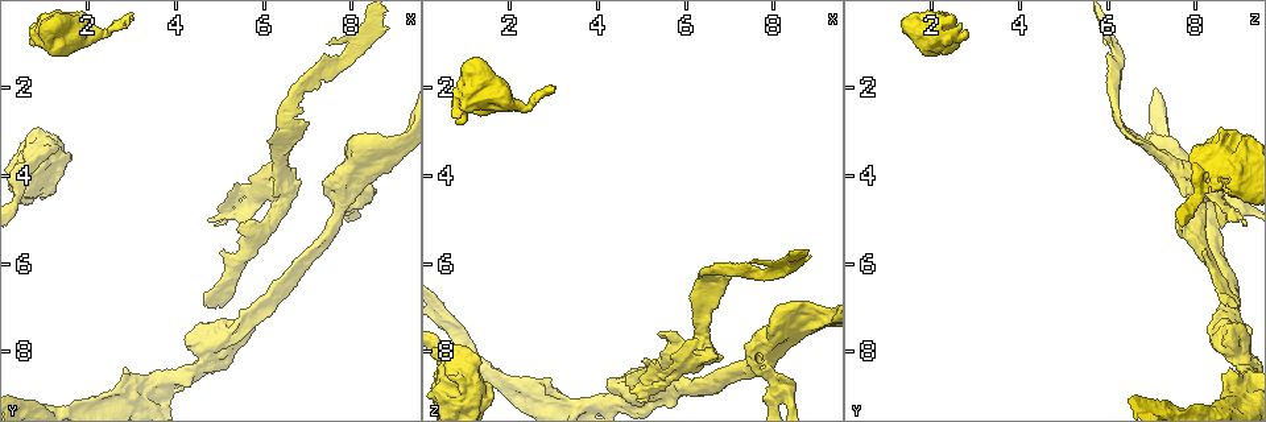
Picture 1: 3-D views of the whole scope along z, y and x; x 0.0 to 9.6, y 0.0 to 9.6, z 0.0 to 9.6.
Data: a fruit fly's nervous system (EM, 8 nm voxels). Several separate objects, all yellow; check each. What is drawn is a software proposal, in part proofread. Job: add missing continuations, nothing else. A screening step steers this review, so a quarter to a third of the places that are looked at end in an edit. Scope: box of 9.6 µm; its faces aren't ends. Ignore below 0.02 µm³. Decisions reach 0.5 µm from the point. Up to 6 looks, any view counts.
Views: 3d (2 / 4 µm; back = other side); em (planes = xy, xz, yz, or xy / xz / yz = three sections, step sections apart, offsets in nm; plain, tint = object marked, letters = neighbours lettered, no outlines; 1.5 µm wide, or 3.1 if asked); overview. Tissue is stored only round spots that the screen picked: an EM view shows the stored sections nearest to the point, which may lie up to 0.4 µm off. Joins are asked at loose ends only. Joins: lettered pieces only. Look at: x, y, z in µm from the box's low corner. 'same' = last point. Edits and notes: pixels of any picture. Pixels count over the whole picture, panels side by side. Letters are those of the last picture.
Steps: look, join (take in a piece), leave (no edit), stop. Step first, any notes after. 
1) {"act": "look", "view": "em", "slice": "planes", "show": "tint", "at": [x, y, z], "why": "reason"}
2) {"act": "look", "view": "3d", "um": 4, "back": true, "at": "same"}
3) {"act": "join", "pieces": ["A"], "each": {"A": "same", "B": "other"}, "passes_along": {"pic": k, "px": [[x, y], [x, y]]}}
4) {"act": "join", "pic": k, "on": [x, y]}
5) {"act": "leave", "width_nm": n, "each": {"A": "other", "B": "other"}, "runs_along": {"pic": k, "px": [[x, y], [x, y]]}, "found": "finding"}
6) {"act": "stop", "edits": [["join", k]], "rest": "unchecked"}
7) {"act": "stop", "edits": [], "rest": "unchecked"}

{"act": "look", "view": "em", "slice": "planes", "show": "letters", "at": [0.60, 3.10, 8.55], "why": "branch stops here"}

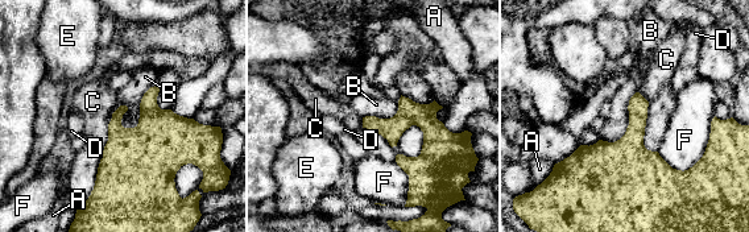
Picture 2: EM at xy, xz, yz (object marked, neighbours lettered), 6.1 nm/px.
{"act": "leave", "longest_contact_nm": ["F", 420], "each": {"A": "other", "B": "other", "C": "other", "D": "other", "E": "other", "F": "other"}, "found": "none of them fits"}

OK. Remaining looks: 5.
{"act": "look", "view": "em", "slice": "planes", "show": "letters", "at": [5.35, 5.25, 7.65], "why": "free end"}

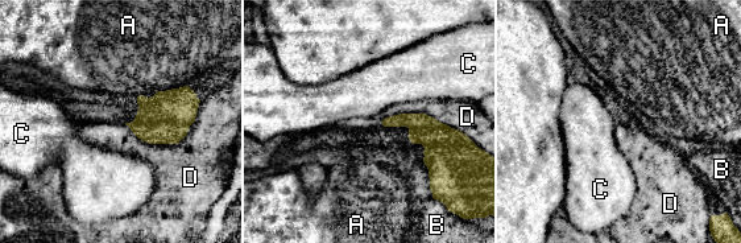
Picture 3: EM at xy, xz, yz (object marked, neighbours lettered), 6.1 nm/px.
{"act": "leave", "longest_contact_nm": ["D", 500], "each": {"A": "other", "B": "other", "C": "other", "D": "other"}, "border": {"pic": 3, "px": [[201, 101], [177, 143], [124, 124]]}, "found": "none of them fits"}

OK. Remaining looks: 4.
{"act": "look", "view": "em", "slice": "planes", "show": "letters", "at": [0.95, 0.65, 2.85], "why": "free end"}

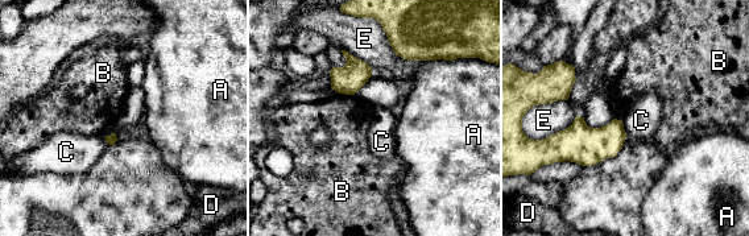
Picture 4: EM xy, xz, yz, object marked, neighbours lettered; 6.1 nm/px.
{"act": "leave", "each": {"A": "other", "B": "other", "C": "other", "D": "other", "E": "other"}, "border": {"pic": 4, "px": [[621, 121], [627, 137]]}, "found": "no lettered piece goes on from it"}

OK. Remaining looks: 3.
{"act": "stop", "edits": [], "rest": "unchecked"}

